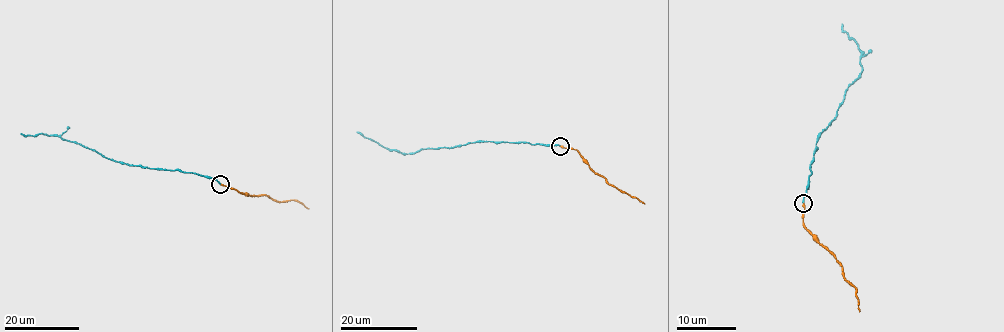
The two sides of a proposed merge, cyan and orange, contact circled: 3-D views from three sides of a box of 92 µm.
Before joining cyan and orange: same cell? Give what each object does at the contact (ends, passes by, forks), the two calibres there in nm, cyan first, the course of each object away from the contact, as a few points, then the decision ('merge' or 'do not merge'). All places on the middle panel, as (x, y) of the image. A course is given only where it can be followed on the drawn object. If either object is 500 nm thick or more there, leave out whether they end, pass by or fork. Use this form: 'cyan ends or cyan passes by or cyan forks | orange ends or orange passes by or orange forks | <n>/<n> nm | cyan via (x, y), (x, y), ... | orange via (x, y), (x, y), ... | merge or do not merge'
cyan ends | orange ends | 160/280 nm | cyan via (560, 146), (486, 141), (402, 153), (357, 131) | orange via (560, 146), (577, 150), (591, 169), (609, 183), (644, 204) | merge

